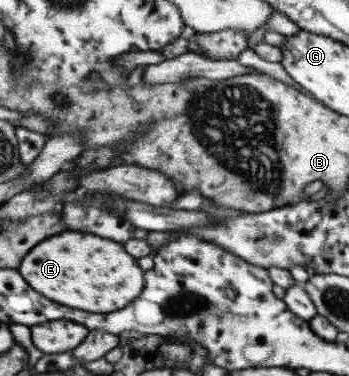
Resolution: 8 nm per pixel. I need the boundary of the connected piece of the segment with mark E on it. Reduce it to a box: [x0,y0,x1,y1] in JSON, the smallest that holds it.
[17,232,145,314]

